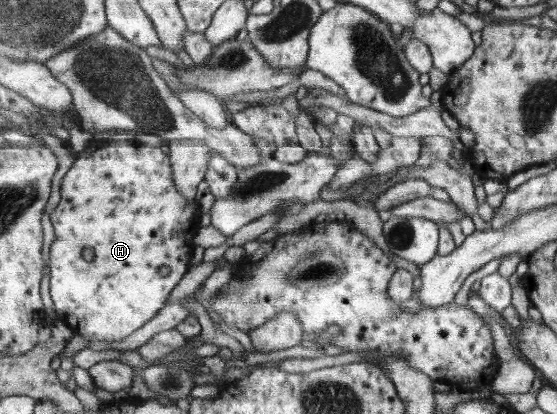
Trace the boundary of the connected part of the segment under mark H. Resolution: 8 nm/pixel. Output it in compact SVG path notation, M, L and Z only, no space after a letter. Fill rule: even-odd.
M69 128L70 138L68 143L77 149L77 160L72 169L63 178L61 184L61 199L56 209L51 213L54 228L56 228L56 242L52 244L52 276L50 276L50 295L55 306L55 312L59 320L66 321L76 332L86 338L86 340L106 340L116 342L134 334L140 330L147 322L150 322L162 308L165 308L169 301L169 296L174 289L177 289L186 273L191 267L192 250L196 232L200 229L200 208L198 202L190 204L189 200L179 191L175 183L172 160L170 152L164 152L160 147L138 144L134 141L111 141L118 138L117 131L86 131L83 128ZM84 248L93 248L95 257L88 262L84 258ZM168 266L170 271L167 275L160 274L160 268Z

